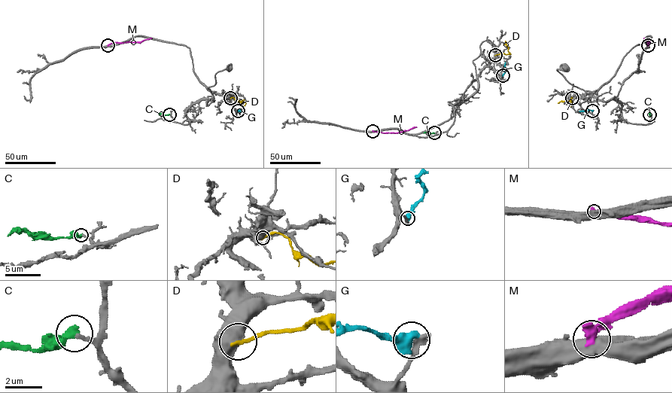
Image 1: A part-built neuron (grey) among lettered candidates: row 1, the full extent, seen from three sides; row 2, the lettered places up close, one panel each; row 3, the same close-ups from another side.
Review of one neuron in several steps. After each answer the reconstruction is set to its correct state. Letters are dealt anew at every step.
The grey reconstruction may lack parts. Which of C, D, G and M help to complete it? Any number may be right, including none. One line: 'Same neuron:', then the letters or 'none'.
Same neuron: none

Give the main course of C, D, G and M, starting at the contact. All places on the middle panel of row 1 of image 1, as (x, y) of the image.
C: (434, 133), (423, 133)
D: (495, 55), (509, 53), (505, 41)
G: (503, 75), (506, 62)
M: (372, 131), (399, 132), (417, 126)

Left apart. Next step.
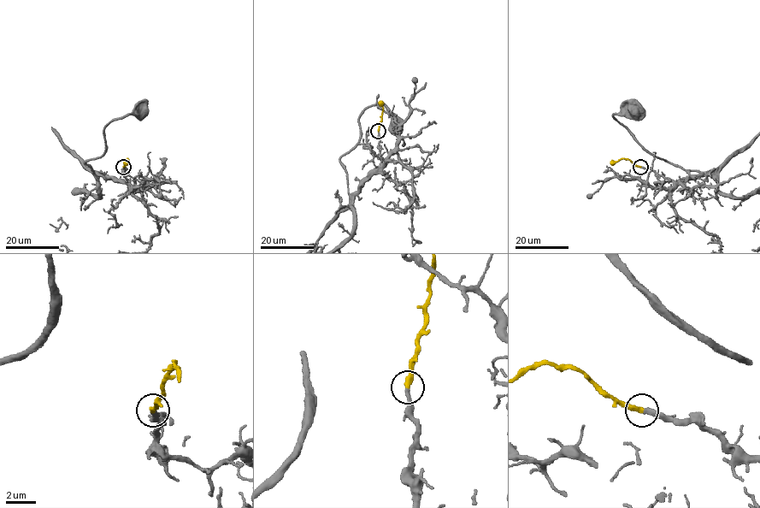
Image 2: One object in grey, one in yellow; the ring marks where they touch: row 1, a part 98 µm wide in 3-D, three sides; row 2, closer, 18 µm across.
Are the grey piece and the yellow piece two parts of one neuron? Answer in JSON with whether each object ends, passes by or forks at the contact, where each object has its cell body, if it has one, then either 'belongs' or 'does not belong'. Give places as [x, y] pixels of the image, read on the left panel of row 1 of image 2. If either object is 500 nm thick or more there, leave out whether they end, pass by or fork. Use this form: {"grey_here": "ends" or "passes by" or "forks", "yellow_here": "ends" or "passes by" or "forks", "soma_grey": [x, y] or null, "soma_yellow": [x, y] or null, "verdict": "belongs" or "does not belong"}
{"grey_here": "ends", "yellow_here": "ends", "soma_grey": [142, 109], "soma_yellow": null, "verdict": "belongs"}

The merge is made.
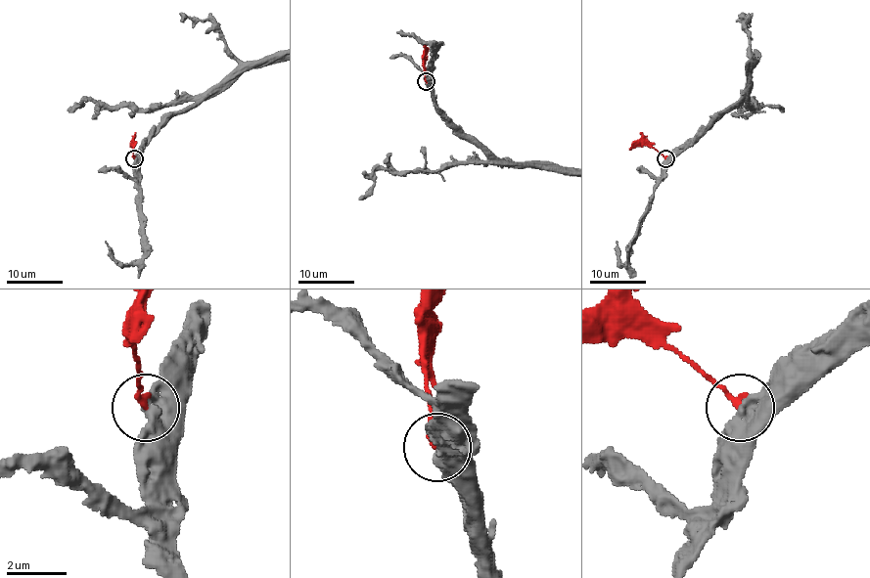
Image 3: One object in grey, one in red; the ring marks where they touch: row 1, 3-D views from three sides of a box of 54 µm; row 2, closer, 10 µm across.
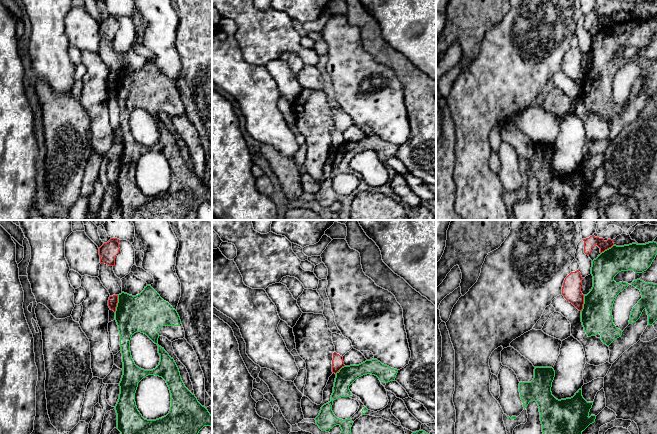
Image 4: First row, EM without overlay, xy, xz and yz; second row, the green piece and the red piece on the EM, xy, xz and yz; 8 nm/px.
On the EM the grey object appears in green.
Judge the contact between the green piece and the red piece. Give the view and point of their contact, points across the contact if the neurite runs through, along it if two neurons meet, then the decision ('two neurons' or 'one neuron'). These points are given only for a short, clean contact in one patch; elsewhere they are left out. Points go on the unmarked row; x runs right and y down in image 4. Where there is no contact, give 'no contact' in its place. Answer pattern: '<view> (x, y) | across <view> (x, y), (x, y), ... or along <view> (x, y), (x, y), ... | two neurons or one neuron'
xy (117, 79) | along xy (118, 71), (114, 87) | two neurons

